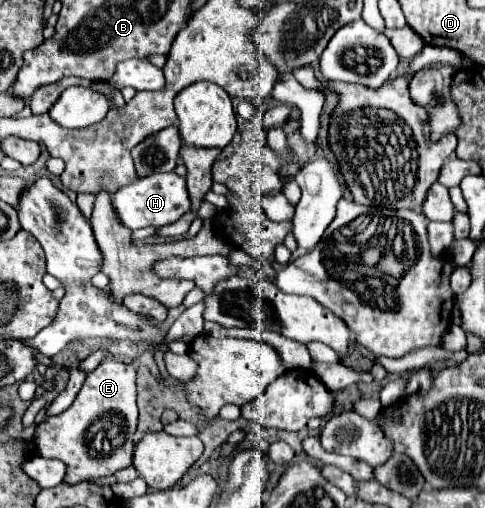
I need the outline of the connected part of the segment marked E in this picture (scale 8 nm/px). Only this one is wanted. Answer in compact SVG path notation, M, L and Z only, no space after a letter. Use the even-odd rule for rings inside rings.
M150 351L143 353L137 360L131 364L124 362L116 362L116 360L104 360L96 370L92 370L84 382L84 386L80 388L80 392L76 394L72 406L56 416L46 416L40 424L36 424L34 430L34 444L40 456L44 458L58 458L68 466L66 478L64 482L84 482L90 478L102 478L102 476L110 476L116 470L122 470L126 466L132 464L132 438L138 426L138 406L136 406L136 368L140 365L149 367L152 374L159 373L159 369L153 359ZM94 424L102 424L102 432L100 436L94 436L94 442L90 444L88 438L88 430Z

